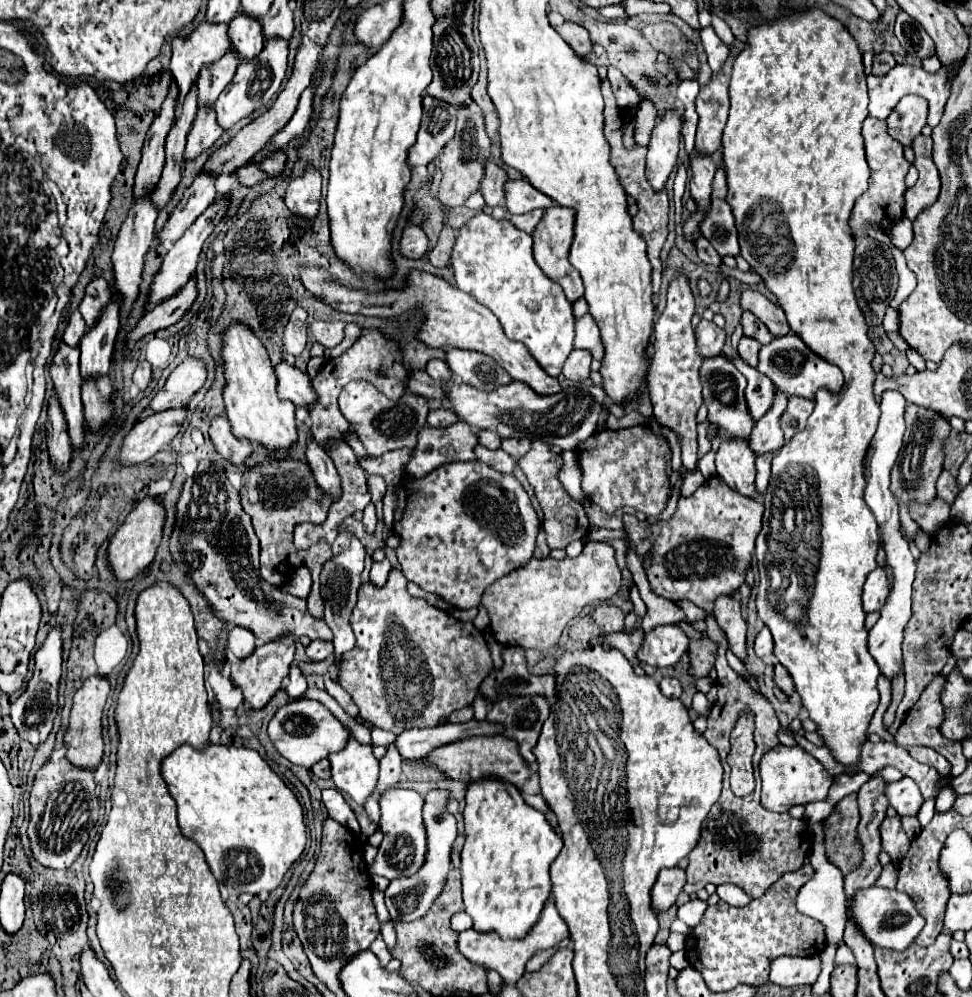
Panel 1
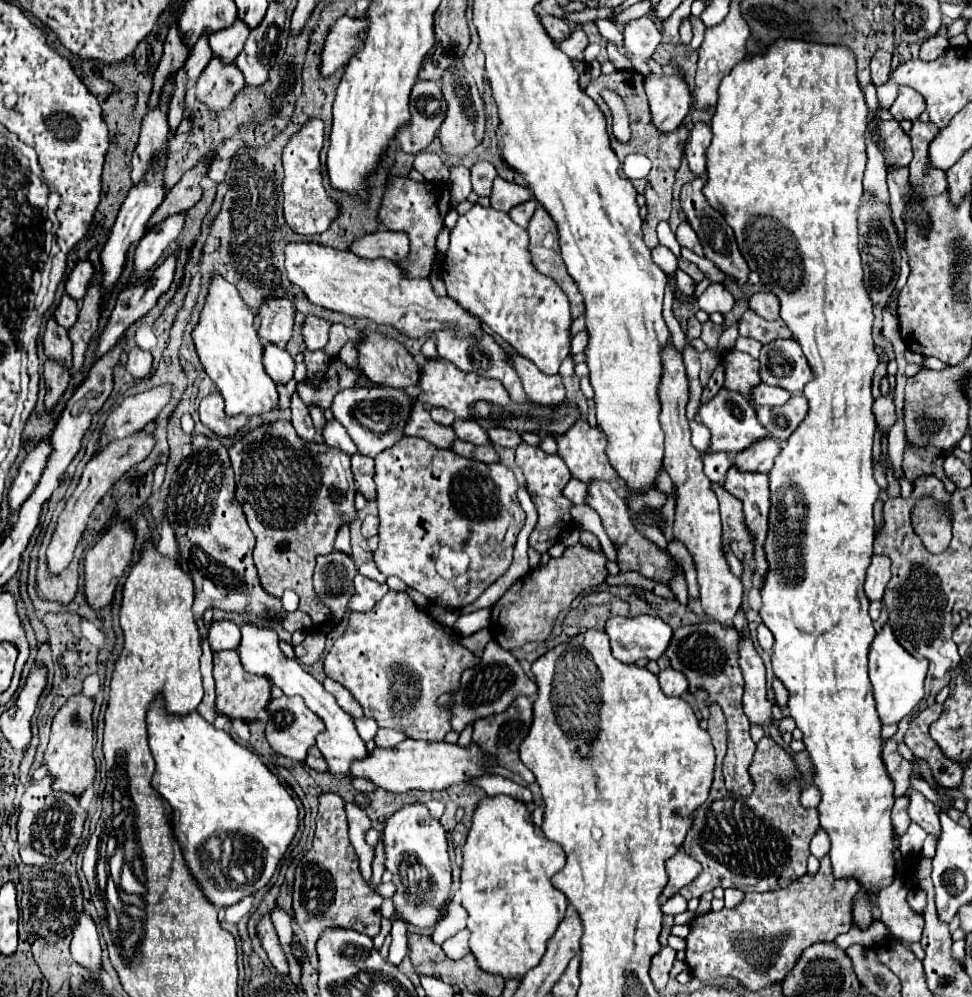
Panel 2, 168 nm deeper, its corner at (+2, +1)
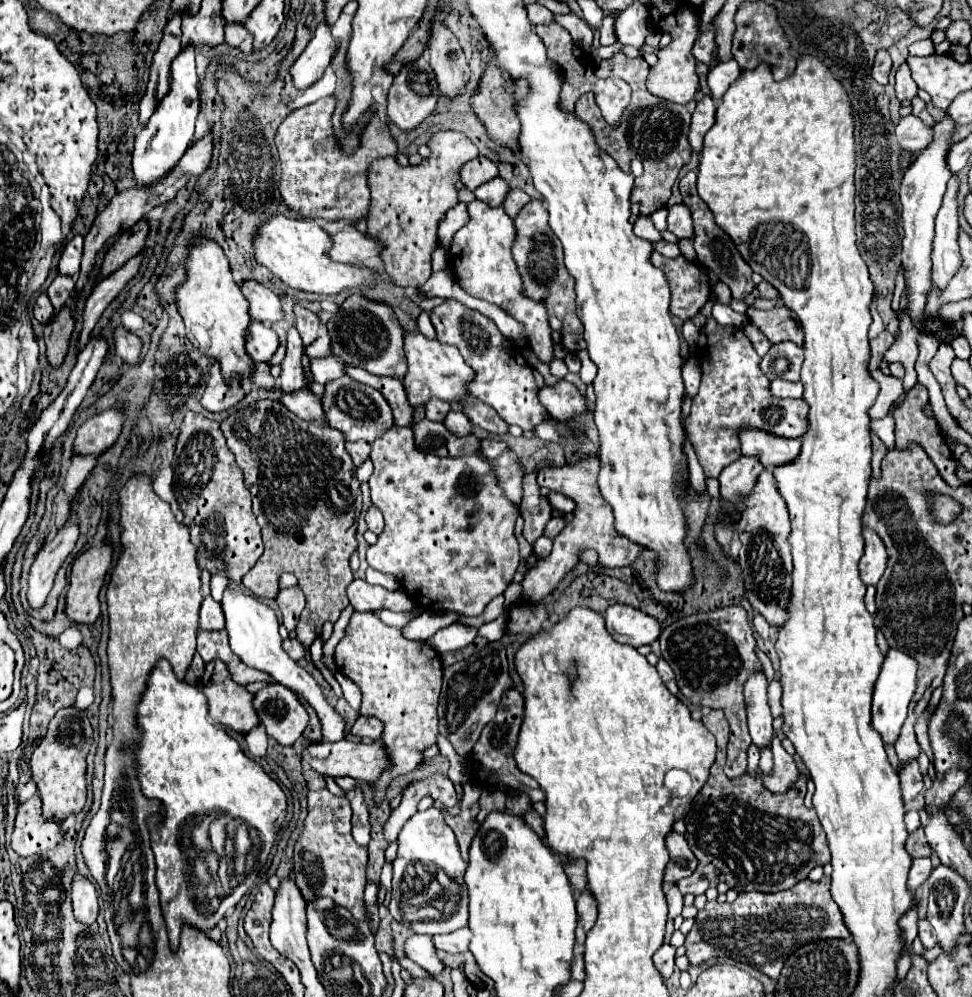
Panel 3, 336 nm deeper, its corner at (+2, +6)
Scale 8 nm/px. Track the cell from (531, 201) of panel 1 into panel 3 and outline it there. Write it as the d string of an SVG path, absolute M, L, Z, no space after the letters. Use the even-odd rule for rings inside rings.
M495 177L489 183L483 183L481 187L477 187L475 195L477 195L477 199L485 201L491 207L499 207L499 205L503 205L509 191L511 191L511 187L501 177Z

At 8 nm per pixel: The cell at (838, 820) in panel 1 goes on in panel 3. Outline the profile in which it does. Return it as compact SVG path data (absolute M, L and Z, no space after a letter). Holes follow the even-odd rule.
M825 875L821 881L805 879L779 893L739 893L733 903L709 901L697 913L695 925L685 939L689 963L703 965L711 959L731 957L777 981L787 957L801 945L829 937L851 937L837 903L831 899L829 883L831 877Z

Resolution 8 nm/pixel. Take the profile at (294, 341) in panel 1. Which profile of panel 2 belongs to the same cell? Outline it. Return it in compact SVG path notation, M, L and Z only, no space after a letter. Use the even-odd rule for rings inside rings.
M263 298L263 304L259 306L257 318L257 332L261 338L285 346L293 332L293 318L295 318L295 306L287 298Z

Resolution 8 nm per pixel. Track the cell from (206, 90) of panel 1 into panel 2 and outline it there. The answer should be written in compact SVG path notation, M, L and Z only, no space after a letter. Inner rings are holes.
M237 18L233 22L233 26L213 32L209 36L209 44L211 44L215 54L221 54L221 58L225 58L225 62L233 62L237 58L237 54L241 52L241 46L245 44L249 30L251 28L243 20Z

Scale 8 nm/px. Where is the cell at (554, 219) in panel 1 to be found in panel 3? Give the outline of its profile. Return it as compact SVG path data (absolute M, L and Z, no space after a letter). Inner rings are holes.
M531 199L525 205L525 209L521 209L521 213L515 217L515 225L517 225L517 239L513 243L513 259L523 277L525 295L535 301L545 301L549 307L549 315L555 315L557 319L561 319L563 345L571 353L585 349L581 319L577 317L577 307L575 307L575 281L569 275L569 271L565 271L563 249L561 249L561 243L557 241L557 237L553 235L553 231L549 229L547 209L545 209L543 201Z

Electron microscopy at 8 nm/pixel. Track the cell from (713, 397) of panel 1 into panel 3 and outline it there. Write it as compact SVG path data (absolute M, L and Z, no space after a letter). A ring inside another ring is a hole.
M739 429L737 433L743 455L757 455L765 467L777 467L799 455L801 441L785 439L763 429Z

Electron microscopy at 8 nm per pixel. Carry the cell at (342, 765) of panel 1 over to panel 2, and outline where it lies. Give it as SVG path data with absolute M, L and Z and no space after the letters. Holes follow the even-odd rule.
M245 622L241 624L241 642L237 646L237 652L241 656L241 664L249 674L257 674L257 676L265 676L273 686L281 688L283 694L287 696L295 696L299 694L305 702L305 706L325 724L325 732L317 734L317 748L321 750L321 754L325 756L331 774L337 780L347 780L347 770L355 760L361 760L367 756L367 748L365 742L361 740L353 718L335 702L335 696L329 694L323 684L319 684L309 672L305 672L301 668L301 664L297 660L285 658L285 654L279 648L279 638L277 632L271 626L265 624L257 624L257 622Z

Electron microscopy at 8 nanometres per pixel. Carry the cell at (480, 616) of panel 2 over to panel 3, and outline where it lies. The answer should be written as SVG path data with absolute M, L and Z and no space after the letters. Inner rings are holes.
M453 623L445 629L439 629L427 643L437 649L437 653L447 653L447 651L455 651L455 649L463 649L467 647L477 635L475 627L463 625L463 623Z

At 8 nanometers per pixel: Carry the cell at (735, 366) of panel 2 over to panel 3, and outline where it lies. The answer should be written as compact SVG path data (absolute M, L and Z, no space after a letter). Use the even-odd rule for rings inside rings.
M707 319L697 341L697 359L703 369L699 393L693 397L691 415L685 419L689 441L707 477L719 477L721 469L741 457L735 437L741 427L759 427L779 437L801 437L807 429L809 405L805 399L777 399L767 389L767 377L761 373L761 357L739 327L717 325Z

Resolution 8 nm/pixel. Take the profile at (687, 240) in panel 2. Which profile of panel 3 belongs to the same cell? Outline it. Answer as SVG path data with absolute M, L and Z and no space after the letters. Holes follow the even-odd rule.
M679 203L669 207L667 211L669 211L669 217L667 217L669 231L679 239L693 239L693 221L691 221L689 209L683 203Z

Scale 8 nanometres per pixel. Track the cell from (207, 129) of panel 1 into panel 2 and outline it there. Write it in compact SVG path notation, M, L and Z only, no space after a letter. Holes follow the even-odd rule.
M213 56L197 80L195 94L211 110L221 112L231 106L233 96L245 86L245 78L241 74L243 72L235 62L227 64L221 56Z

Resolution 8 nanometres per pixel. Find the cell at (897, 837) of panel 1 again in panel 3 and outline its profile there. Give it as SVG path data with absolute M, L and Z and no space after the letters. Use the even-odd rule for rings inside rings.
M911 761L909 765L905 765L899 777L901 777L901 797L903 797L903 803L907 805L915 801L923 791L923 775L919 773L917 761Z

